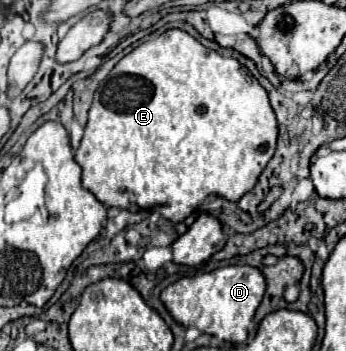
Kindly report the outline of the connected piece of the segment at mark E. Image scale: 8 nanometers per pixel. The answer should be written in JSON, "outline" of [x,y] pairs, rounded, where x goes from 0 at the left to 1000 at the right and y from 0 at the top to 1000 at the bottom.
{"outline":[[[488,83],[454,111],[419,117],[402,134],[390,134],[373,157],[361,157],[309,214],[303,242],[275,259],[269,299],[257,311],[257,345],[246,356],[246,385],[234,396],[234,413],[217,436],[217,459],[240,481],[240,533],[257,538],[303,590],[344,590],[367,601],[390,595],[465,595],[471,618],[483,618],[500,635],[535,630],[604,556],[633,556],[662,573],[691,573],[708,550],[720,550],[749,510],[749,493],[766,481],[777,453],[789,447],[801,419],[803,350],[795,339],[795,322],[777,299],[772,259],[749,242],[749,231],[673,162],[645,162],[639,151],[598,140],[581,128],[564,105],[523,83]]]}

